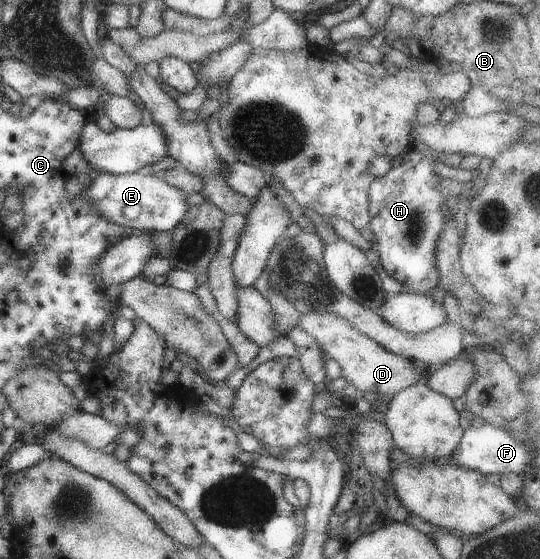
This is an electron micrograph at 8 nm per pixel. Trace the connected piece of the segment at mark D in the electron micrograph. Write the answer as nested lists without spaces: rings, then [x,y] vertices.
[[[328,311],[317,312],[314,315],[303,316],[299,326],[316,341],[320,350],[327,357],[339,363],[342,377],[349,384],[353,384],[358,390],[363,391],[369,398],[382,395],[393,398],[400,391],[406,390],[420,381],[425,381],[425,379],[419,379],[424,368],[421,364],[389,352],[375,340],[364,336],[353,327],[353,324],[349,323],[349,320],[341,319],[341,316]]]

